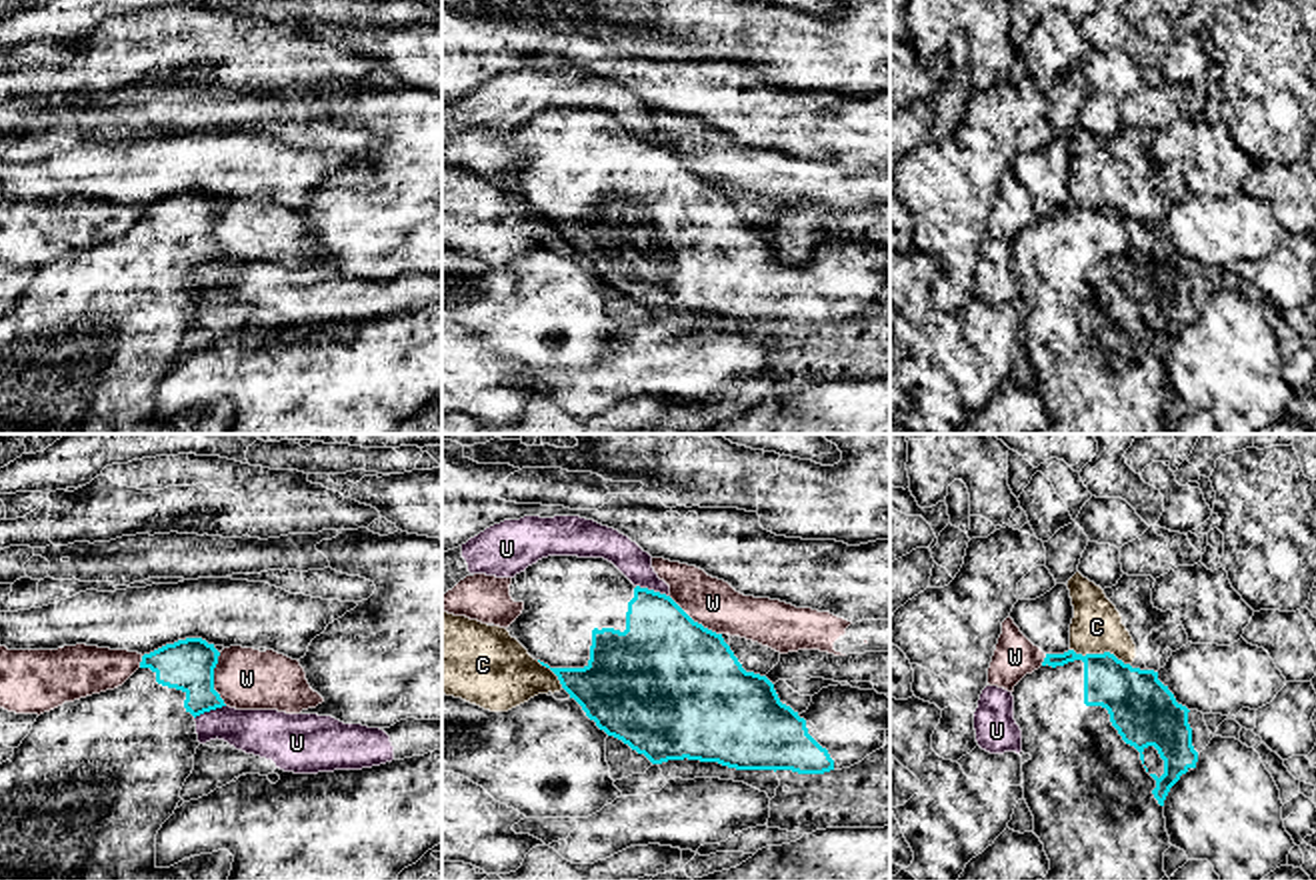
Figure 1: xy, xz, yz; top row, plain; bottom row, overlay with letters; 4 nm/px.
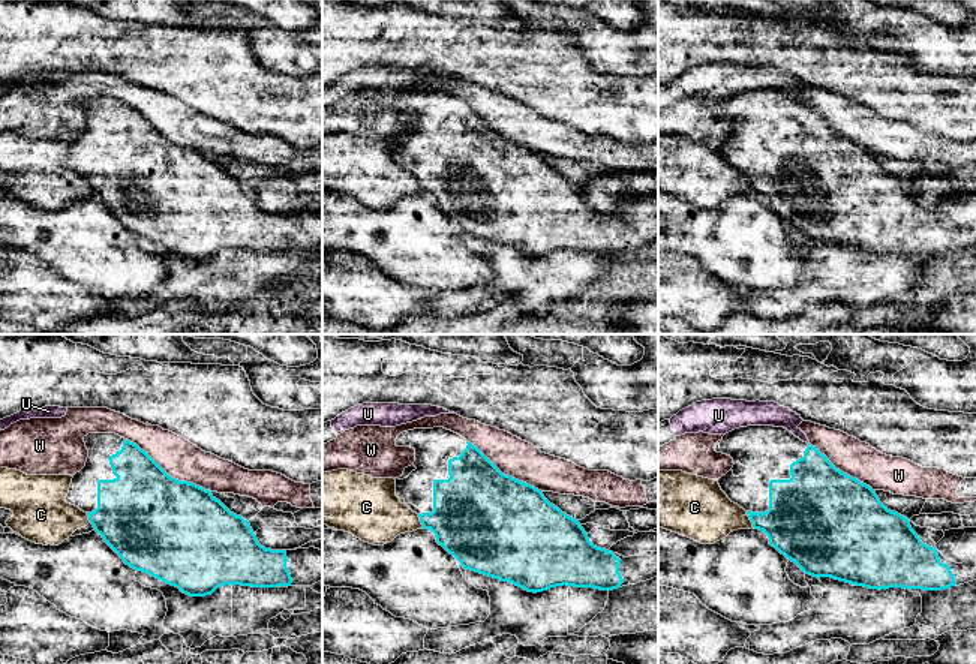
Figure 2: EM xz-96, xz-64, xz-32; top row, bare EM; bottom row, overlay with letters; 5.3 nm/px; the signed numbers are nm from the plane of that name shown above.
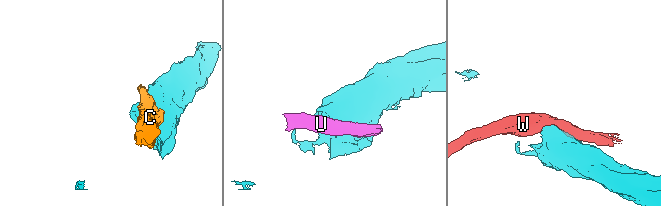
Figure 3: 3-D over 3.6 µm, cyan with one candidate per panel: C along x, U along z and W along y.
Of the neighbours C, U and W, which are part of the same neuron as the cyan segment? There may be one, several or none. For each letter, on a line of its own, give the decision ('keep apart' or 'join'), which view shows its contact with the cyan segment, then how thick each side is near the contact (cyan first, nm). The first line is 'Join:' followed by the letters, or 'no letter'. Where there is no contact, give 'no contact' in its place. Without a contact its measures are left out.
Join: no letter
C: keep apart; contact in yz; calibres 240 and 200 nm
U: keep apart; contact in xz; calibres 360 and 130 nm
W: keep apart; contact in xy; calibres 220 and 240 nm

